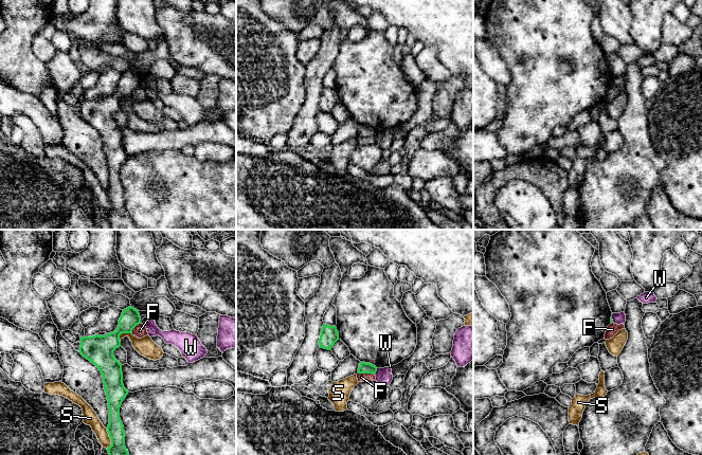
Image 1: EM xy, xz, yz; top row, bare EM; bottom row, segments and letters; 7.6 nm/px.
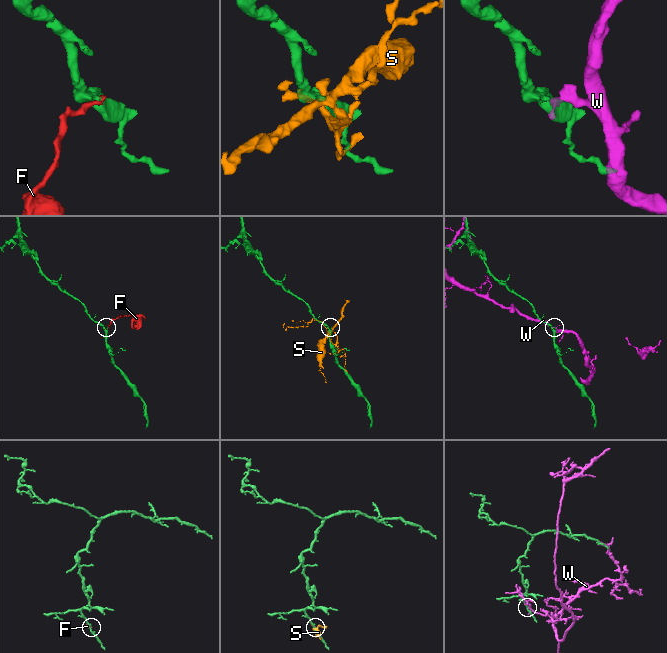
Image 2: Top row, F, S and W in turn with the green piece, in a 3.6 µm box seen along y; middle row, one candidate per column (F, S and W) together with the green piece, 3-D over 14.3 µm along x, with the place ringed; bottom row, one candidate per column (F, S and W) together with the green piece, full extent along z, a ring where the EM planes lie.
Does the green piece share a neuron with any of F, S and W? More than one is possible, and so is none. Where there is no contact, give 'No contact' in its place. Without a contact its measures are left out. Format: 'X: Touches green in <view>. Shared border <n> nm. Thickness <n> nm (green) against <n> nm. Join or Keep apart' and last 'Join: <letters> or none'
F: Touches green in xz. Shared border 130 nm. Thickness 80 nm (green) against 60 nm. Keep apart
S: Touches green in xy. Shared border 150 nm. Thickness 180 nm (green) against 110 nm. Keep apart
W: Touches green in xz. Shared border 50 nm. Thickness 80 nm (green) against 130 nm. Keep apart
Join: none

